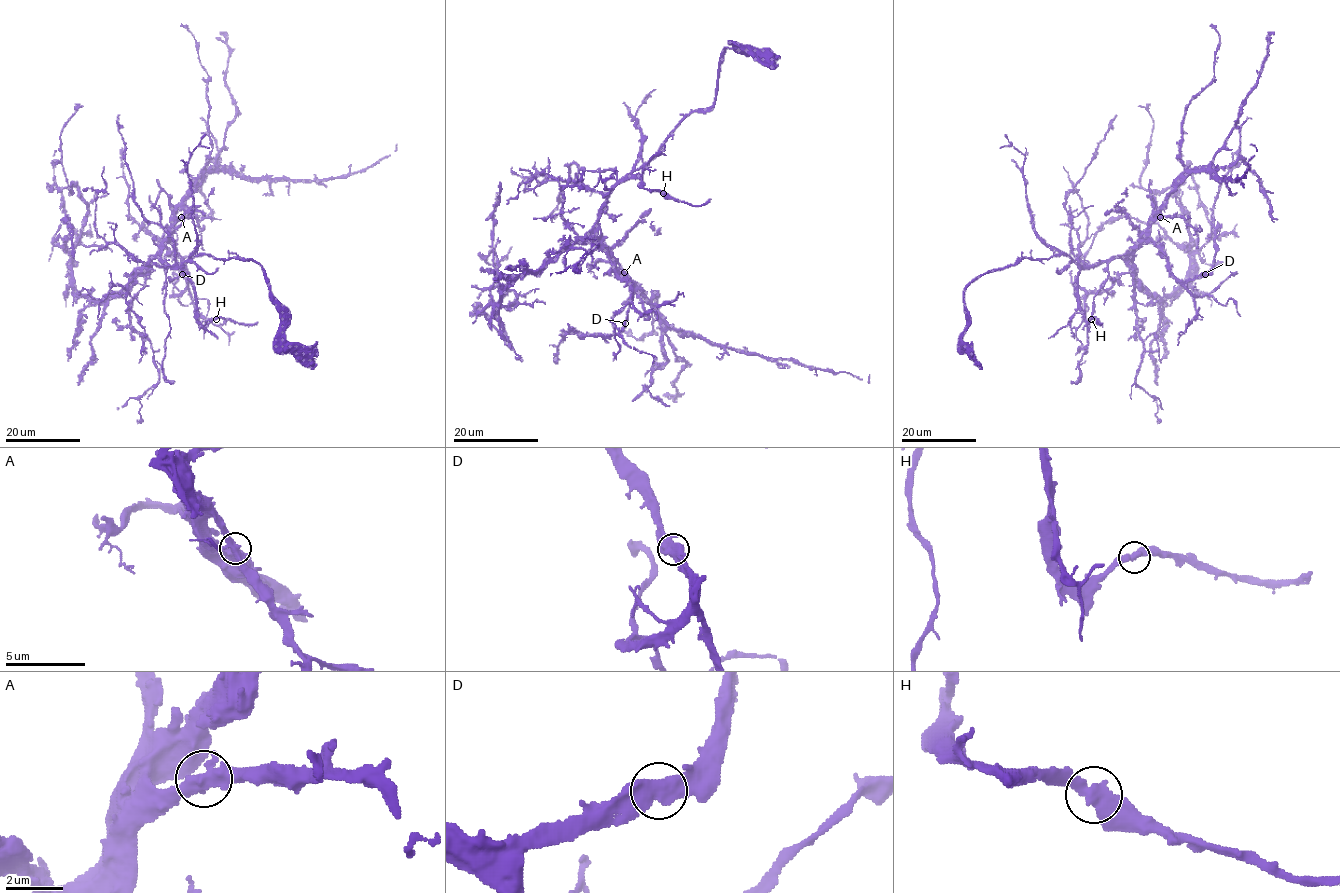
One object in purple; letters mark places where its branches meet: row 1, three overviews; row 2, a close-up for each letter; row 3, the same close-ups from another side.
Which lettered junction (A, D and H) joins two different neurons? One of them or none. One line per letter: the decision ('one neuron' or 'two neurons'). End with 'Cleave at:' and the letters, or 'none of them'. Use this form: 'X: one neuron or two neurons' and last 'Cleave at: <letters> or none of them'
A: one neuron
D: one neuron
H: one neuron
Cleave at: none of them

